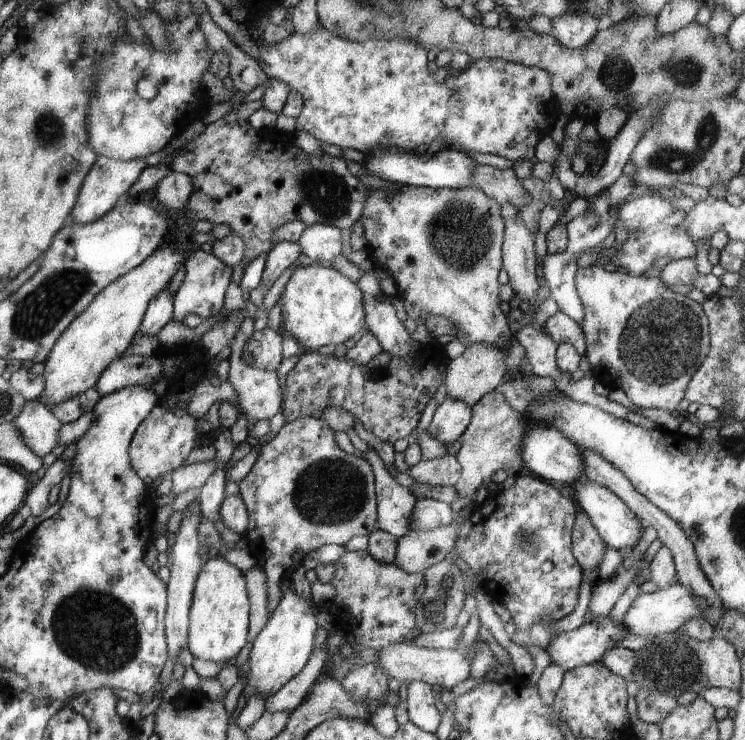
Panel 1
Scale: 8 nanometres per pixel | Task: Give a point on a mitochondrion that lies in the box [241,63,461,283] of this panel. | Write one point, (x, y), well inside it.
(326, 194)

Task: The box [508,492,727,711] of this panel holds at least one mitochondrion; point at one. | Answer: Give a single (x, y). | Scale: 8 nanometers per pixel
(674, 666)

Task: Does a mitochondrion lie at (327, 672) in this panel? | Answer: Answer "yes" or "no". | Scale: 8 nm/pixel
no

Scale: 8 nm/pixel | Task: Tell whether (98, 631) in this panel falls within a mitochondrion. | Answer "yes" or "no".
yes

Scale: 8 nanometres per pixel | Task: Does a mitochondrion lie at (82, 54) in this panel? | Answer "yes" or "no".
no

